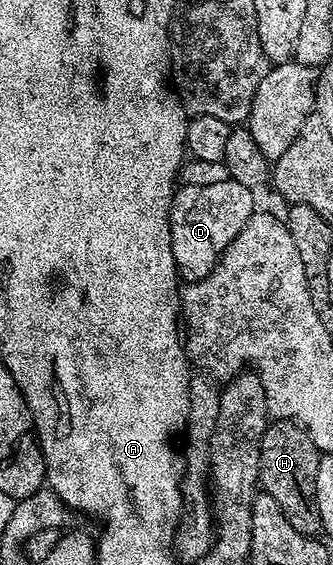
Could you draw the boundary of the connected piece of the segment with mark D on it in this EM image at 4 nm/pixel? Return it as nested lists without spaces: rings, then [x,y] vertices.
[[[228,180],[209,186],[181,184],[173,192],[170,223],[170,243],[174,251],[176,271],[185,282],[201,281],[216,269],[220,254],[234,243],[238,231],[246,227],[250,215],[257,212],[254,191],[237,181]]]

